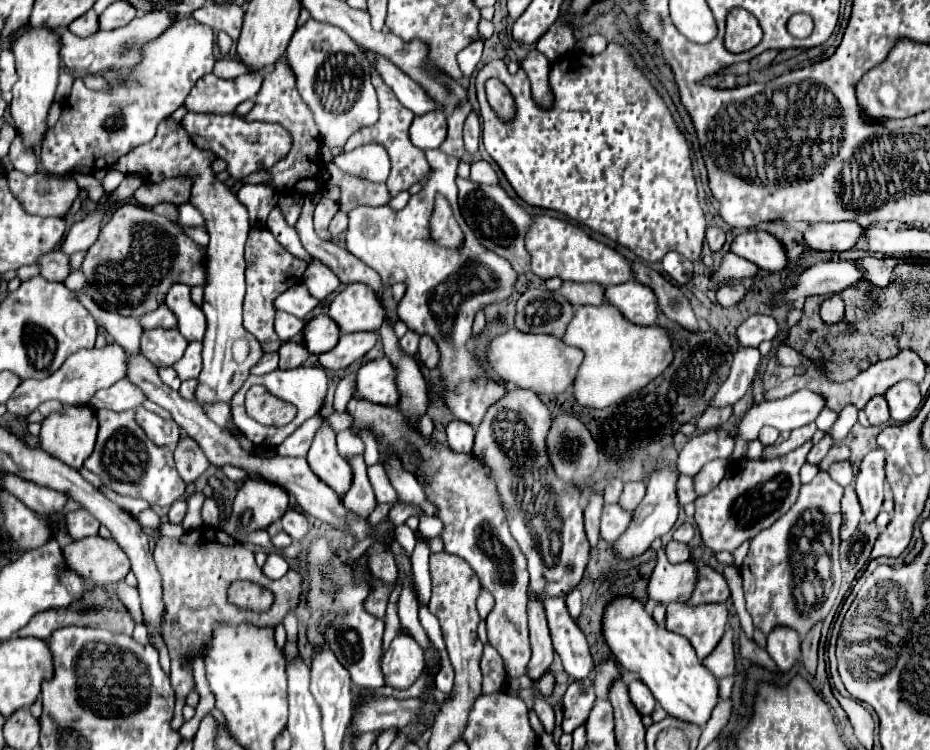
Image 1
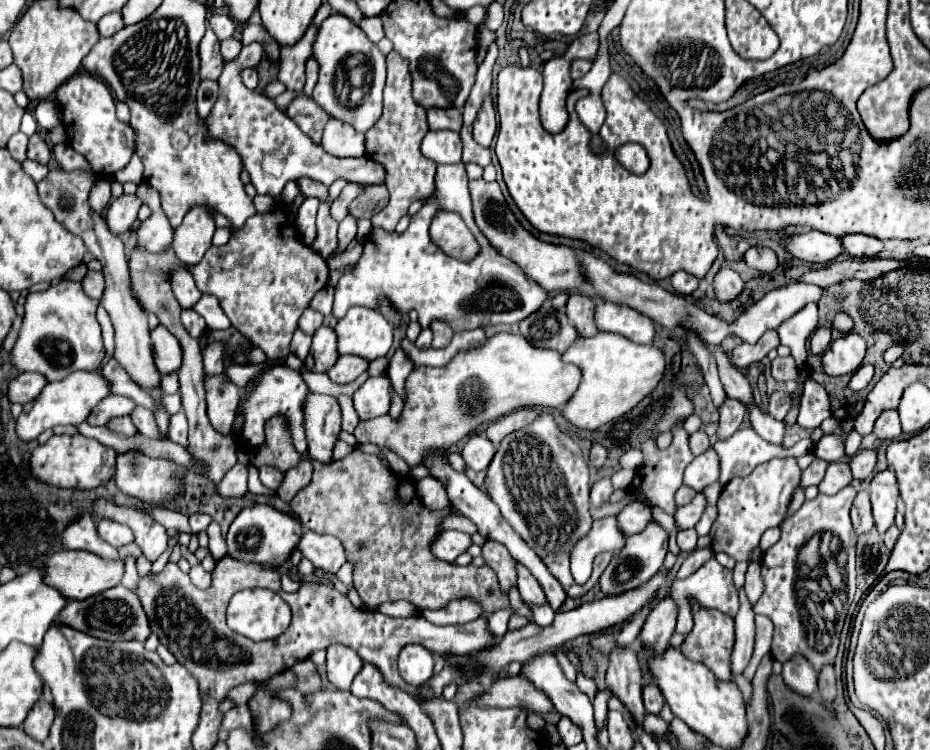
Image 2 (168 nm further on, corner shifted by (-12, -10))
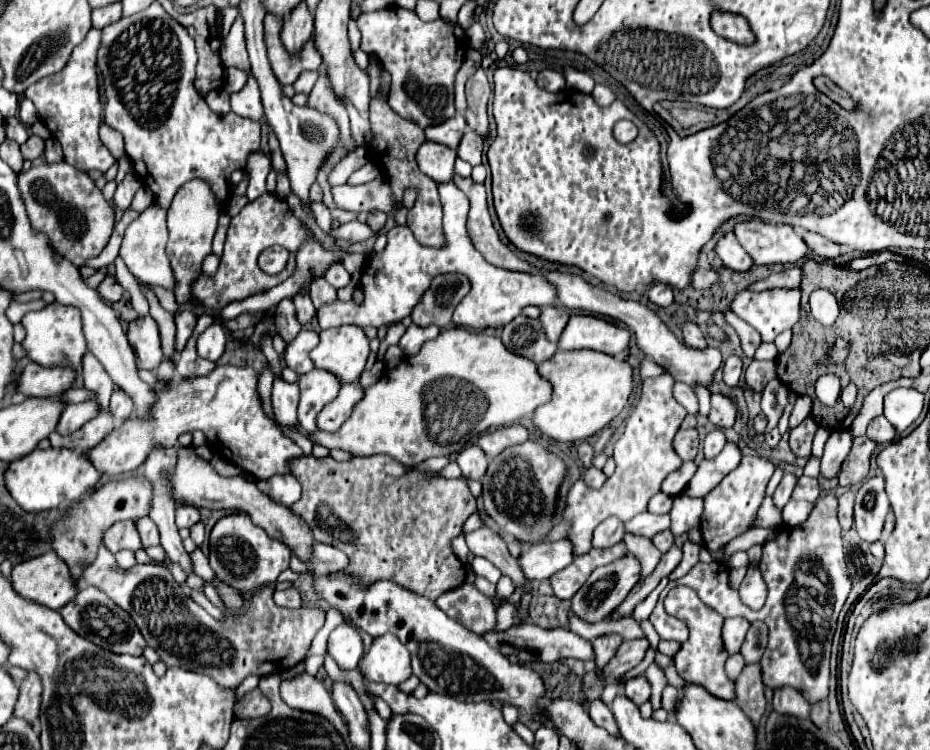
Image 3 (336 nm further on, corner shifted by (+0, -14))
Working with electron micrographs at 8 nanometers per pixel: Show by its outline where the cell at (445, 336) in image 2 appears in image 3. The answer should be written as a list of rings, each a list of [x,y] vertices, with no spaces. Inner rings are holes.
[[[442,274],[432,280],[432,286],[420,300],[420,306],[412,312],[412,322],[416,326],[438,326],[440,330],[450,326],[450,316],[456,304],[468,292],[468,278],[462,274]]]

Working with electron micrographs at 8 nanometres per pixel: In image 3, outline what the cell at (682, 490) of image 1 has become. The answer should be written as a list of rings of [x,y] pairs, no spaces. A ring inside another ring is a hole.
[[[658,492],[652,502],[648,504],[648,512],[652,514],[668,514],[672,510],[672,498],[664,492]]]

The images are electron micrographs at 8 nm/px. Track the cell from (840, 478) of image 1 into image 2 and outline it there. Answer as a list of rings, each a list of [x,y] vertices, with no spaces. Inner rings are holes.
[[[832,462],[828,466],[822,482],[818,484],[818,492],[820,494],[836,494],[844,486],[848,486],[850,480],[852,480],[850,466],[846,462]]]

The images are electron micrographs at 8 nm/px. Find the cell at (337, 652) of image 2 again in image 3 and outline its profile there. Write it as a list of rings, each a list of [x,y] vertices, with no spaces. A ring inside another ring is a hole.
[[[340,624],[328,638],[328,654],[340,670],[354,670],[362,658],[362,638],[348,624]]]

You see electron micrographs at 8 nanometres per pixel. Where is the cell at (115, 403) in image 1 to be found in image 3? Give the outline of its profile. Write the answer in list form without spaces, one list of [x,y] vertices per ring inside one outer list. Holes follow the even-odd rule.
[[[86,400],[86,402],[80,402],[80,404],[70,404],[64,410],[56,432],[60,432],[60,434],[72,434],[74,430],[78,430],[80,426],[84,426],[86,422],[90,422],[98,414],[100,414],[100,406],[94,400]]]

